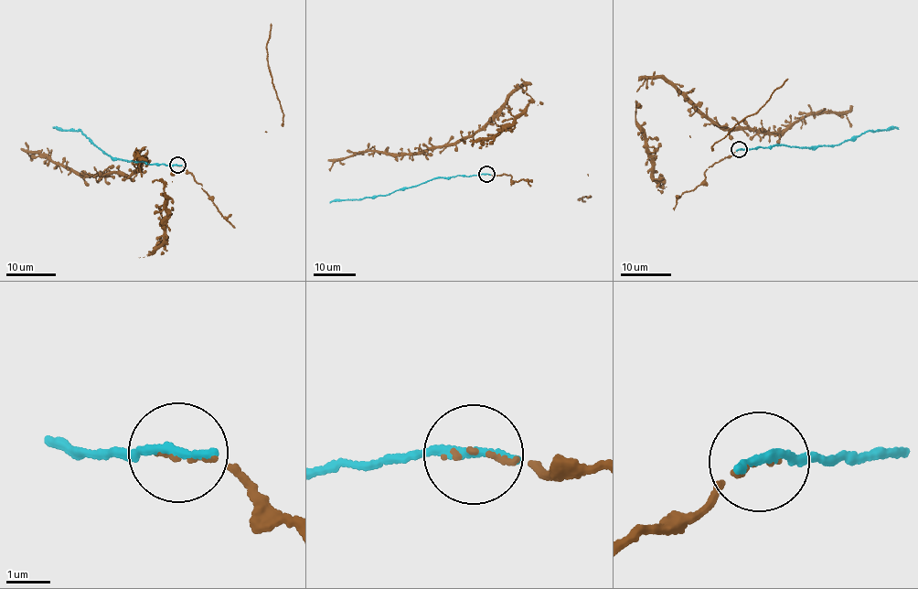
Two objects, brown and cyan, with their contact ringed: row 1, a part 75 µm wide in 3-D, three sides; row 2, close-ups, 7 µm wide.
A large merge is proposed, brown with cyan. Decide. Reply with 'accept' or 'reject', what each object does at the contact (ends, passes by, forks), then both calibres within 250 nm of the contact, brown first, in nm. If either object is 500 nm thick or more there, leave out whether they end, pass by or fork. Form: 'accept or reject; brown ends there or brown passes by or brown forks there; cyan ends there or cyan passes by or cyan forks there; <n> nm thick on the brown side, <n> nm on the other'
accept; brown ends there; cyan ends there; 70 nm thick on the brown side, 240 nm on the other

